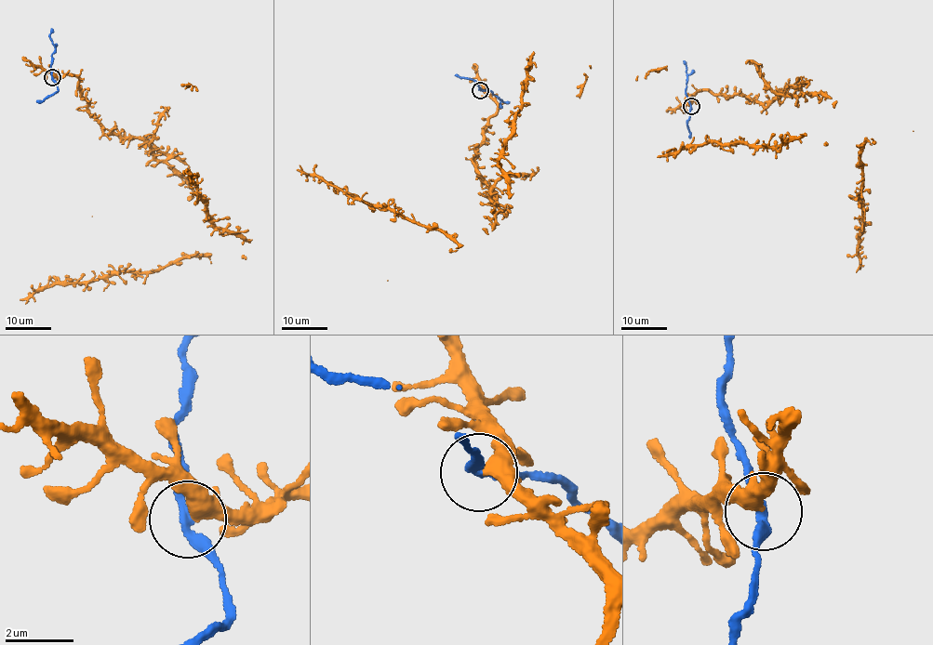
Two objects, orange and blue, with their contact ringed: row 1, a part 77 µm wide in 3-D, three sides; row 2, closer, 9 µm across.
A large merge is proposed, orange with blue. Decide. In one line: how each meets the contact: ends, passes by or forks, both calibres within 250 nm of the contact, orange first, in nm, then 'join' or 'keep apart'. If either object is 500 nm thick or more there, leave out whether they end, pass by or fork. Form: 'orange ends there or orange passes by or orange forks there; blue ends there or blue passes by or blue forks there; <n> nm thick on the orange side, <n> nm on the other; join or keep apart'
orange passes by; blue passes by; 400 nm thick on the orange side, 240 nm on the other; keep apart

